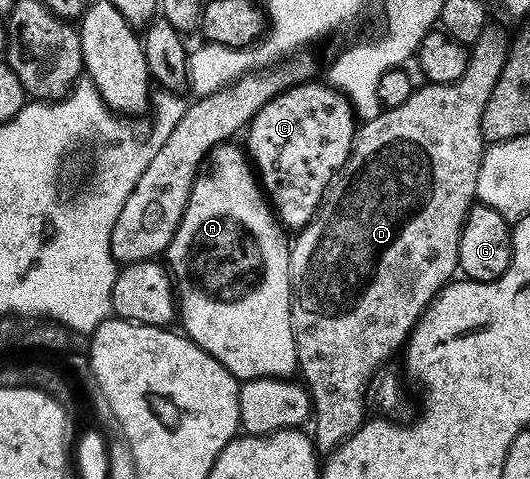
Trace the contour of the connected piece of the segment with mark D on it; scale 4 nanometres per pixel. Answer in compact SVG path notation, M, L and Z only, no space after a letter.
M487 28L479 36L477 42L472 43L471 53L469 55L469 63L467 68L463 72L463 76L459 76L459 80L455 80L451 84L435 84L430 82L428 84L421 84L414 89L411 96L407 96L407 100L403 100L403 104L399 104L399 108L391 108L390 110L382 109L381 114L374 116L370 122L361 122L357 135L353 137L353 150L349 153L349 159L346 160L344 168L337 171L330 187L325 191L325 198L321 201L321 208L317 211L317 216L304 226L303 229L296 231L295 237L292 239L289 248L289 279L291 280L291 288L293 289L293 299L291 300L291 324L293 325L293 335L295 336L295 352L297 353L297 368L300 377L303 379L304 385L309 391L309 397L311 399L311 410L315 415L315 422L317 418L317 431L312 431L311 437L313 445L322 455L328 456L337 449L338 446L344 444L345 441L353 435L354 432L360 426L367 421L367 413L365 414L365 393L370 393L371 382L369 386L369 377L392 356L393 353L398 353L401 347L404 347L405 343L409 340L409 335L413 333L414 326L417 325L418 320L424 314L425 310L429 306L433 298L438 292L448 284L451 279L458 273L459 267L457 265L457 257L459 256L459 240L461 239L461 229L465 223L465 217L468 216L470 208L475 204L477 197L477 185L479 184L479 168L481 167L481 161L485 155L487 149L487 143L483 138L482 132L480 132L480 120L483 119L483 110L487 104L488 97L492 94L492 89L495 88L496 82L500 78L500 74L504 70L504 64L506 61L507 53L507 40L504 40L504 34L499 30L493 30L493 28Z

